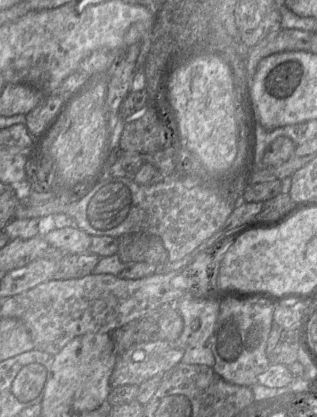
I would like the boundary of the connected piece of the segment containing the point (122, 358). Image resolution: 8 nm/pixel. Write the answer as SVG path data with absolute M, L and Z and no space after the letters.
M160 339L152 342L136 343L122 354L118 355L114 370L110 376L110 386L123 385L139 386L158 373L164 373L181 362L183 350L172 347L167 340Z

